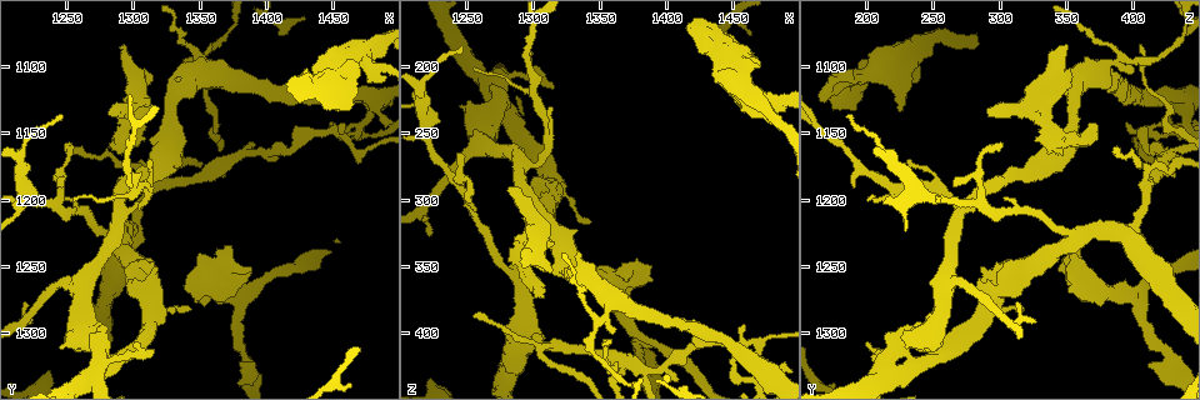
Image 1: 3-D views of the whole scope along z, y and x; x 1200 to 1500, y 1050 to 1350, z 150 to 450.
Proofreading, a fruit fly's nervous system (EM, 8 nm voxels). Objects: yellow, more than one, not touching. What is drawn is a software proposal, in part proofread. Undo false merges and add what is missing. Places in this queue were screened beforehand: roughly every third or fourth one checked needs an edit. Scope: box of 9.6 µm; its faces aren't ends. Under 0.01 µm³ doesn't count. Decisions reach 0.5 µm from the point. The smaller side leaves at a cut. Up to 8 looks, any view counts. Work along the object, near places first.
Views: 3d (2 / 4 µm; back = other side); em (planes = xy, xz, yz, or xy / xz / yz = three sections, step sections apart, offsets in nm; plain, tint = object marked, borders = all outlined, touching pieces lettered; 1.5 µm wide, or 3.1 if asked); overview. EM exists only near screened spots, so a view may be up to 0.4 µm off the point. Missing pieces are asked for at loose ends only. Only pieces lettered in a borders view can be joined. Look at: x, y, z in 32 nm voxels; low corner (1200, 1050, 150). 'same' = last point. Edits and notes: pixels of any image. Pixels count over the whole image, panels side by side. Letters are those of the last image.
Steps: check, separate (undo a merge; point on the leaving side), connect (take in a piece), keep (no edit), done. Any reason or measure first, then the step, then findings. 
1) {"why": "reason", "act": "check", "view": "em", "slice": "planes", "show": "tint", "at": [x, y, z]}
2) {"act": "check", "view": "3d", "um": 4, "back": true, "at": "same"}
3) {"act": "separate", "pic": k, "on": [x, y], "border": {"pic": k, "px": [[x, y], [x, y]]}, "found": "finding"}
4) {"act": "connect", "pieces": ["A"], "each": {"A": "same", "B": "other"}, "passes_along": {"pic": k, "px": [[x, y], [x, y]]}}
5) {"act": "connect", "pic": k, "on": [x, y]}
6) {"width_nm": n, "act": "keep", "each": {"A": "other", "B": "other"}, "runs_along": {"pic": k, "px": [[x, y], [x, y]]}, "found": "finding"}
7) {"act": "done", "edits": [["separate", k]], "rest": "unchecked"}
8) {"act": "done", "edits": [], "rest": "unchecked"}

{"why": "thick turns thin", "act": "check", "view": "em", "slice": "xz", "step": 4, "show": "tint", "at": [1372, 1272, 400]}

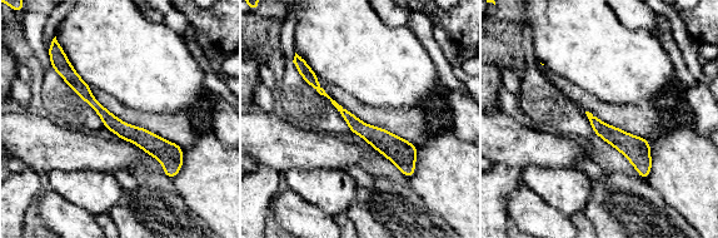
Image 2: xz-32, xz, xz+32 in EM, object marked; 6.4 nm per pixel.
{"why": "another direction", "act": "check", "view": "em", "slice": "planes", "show": "tint", "at": "same"}

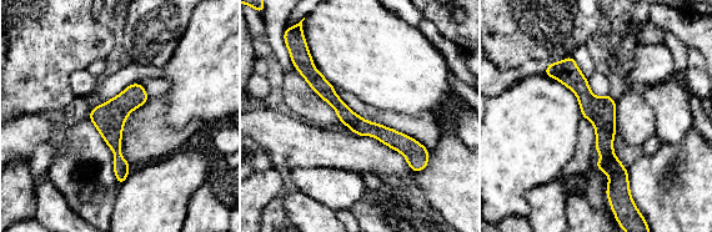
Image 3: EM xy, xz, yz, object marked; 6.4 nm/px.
{"why": "see the neighbours", "act": "check", "view": "em", "slice": "planes", "show": "borders", "at": "same"}

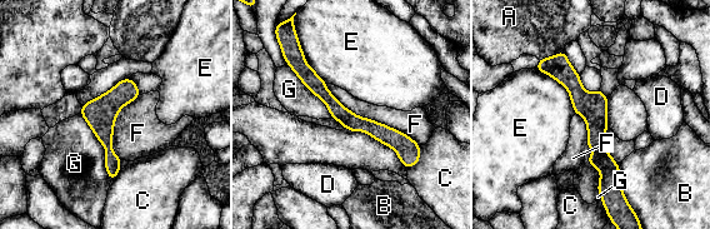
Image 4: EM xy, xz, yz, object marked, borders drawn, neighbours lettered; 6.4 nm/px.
{"width_nm": 100, "act": "keep", "each": {"A": "other", "B": "other", "C": "other", "D": "other", "E": "other", "F": "other", "G": "other"}, "border": {"pic": 4, "px": [[80, 114], [105, 150], [110, 182]]}, "found": "one cell here"}

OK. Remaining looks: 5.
{"why": "arms part here", "act": "check", "view": "3d", "um": 2, "back": true, "at": [1304, 1194, 224]}

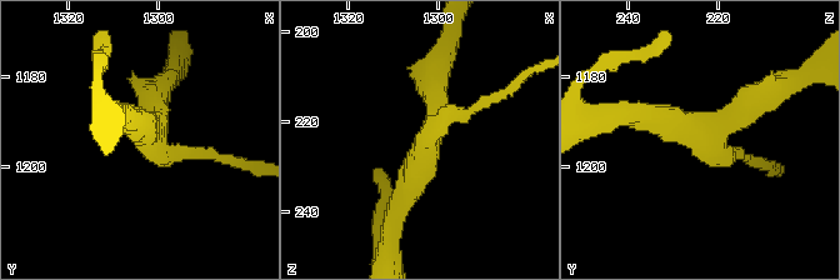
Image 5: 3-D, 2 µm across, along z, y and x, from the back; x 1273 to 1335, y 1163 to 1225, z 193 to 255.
{"act": "check", "view": "em", "slice": "planes", "show": "borders", "at": [1302, 1192, 226]}

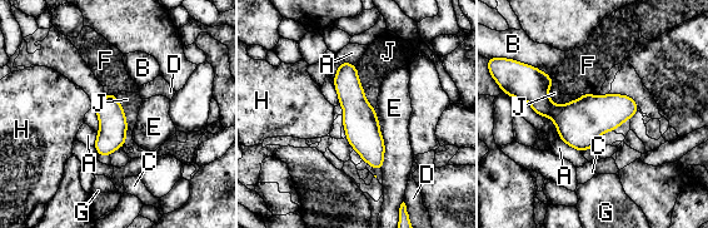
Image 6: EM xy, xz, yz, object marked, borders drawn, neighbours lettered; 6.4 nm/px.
{"longest_contact_nm": ["E", 380], "act": "keep", "each": {"A": "other", "B": "other", "C": "other", "D": "other", "E": "other", "F": "other", "G": "other", "H": "other", "J": "other"}, "border": {"pic": 6, "px": [[547, 89], [557, 105], [583, 93]]}, "found": "one cell here"}

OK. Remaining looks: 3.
{"why": "free end", "act": "check", "view": "em", "slice": "planes", "show": "borders", "at": [1290, 1138, 292]}

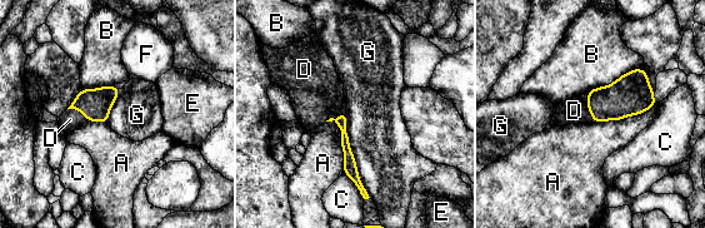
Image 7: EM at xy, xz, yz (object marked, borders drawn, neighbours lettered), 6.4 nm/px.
{"act": "connect", "pieces": ["D"], "each": {"A": "other", "B": "other", "C": "other", "D": "same", "E": "other", "F": "other", "G": "other"}, "passes_along": {"pic": 7, "px": [[95, 104], [79, 110], [70, 119]]}, "found": "it goes on there"}

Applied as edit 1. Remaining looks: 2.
{"act": "done", "edits": [["connect", 7]], "rest": "unchecked"}

